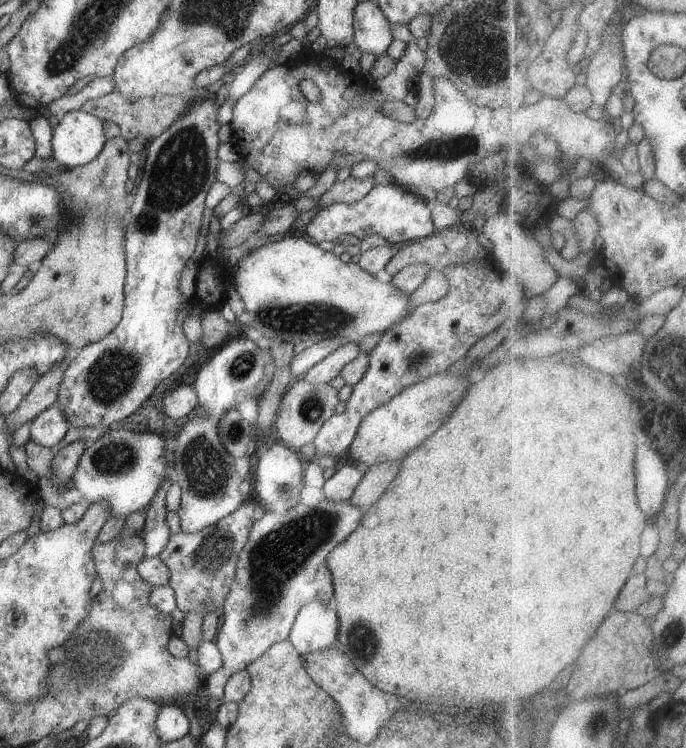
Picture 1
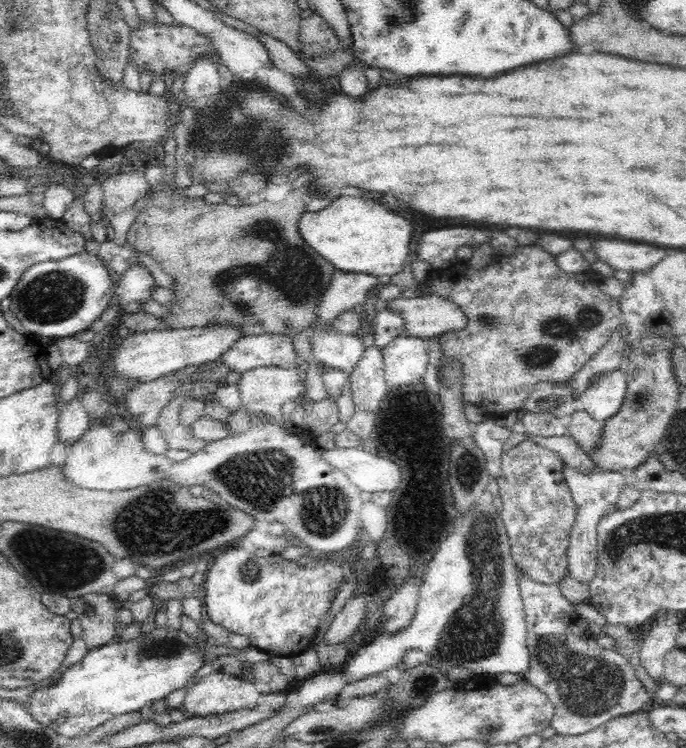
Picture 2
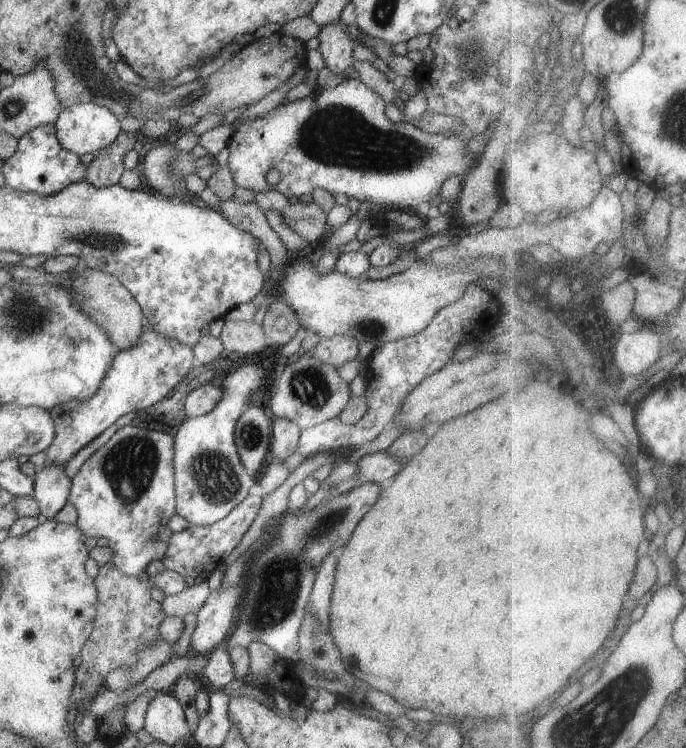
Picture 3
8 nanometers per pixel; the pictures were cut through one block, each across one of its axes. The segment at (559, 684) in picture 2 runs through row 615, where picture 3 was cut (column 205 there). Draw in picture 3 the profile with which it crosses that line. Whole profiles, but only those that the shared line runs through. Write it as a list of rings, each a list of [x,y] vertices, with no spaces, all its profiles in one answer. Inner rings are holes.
[[[248,495],[222,520],[206,526],[191,525],[181,532],[173,533],[172,538],[168,540],[168,550],[164,552],[162,564],[166,569],[184,578],[184,582],[189,587],[198,586],[202,580],[207,580],[210,572],[218,568],[234,552],[234,548],[240,544],[250,524],[258,516],[262,503],[263,497]]]

